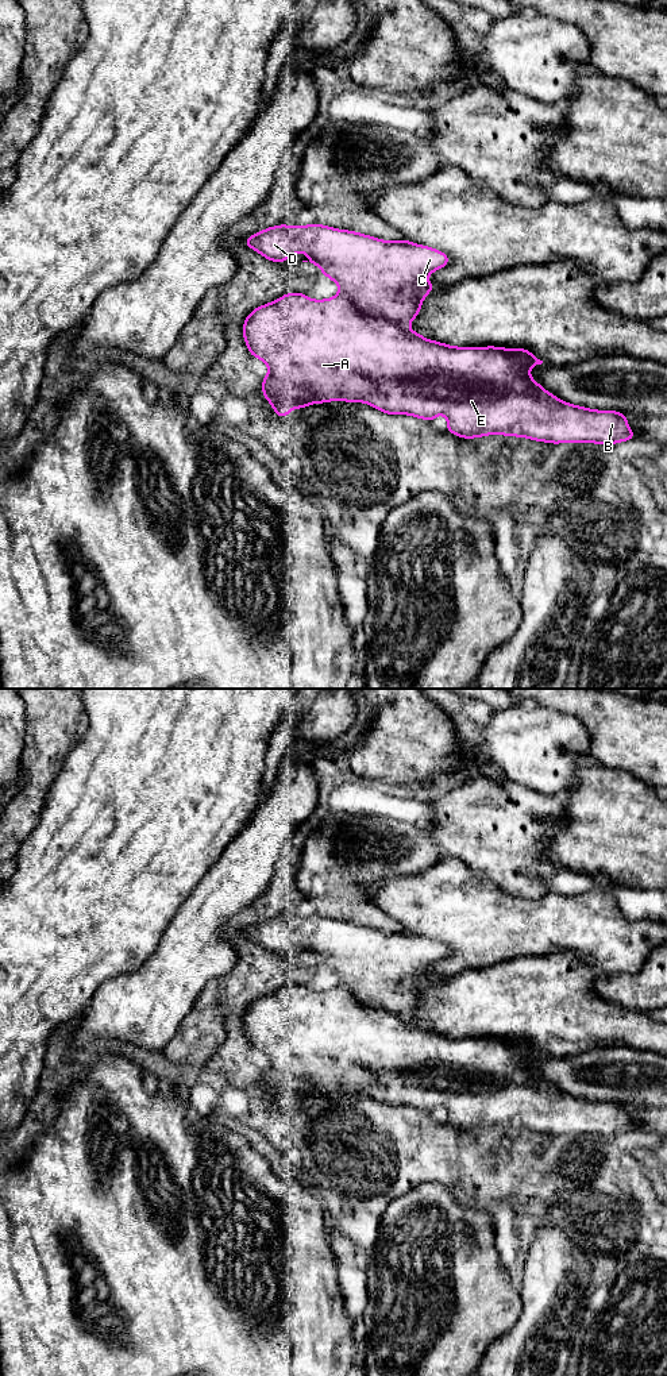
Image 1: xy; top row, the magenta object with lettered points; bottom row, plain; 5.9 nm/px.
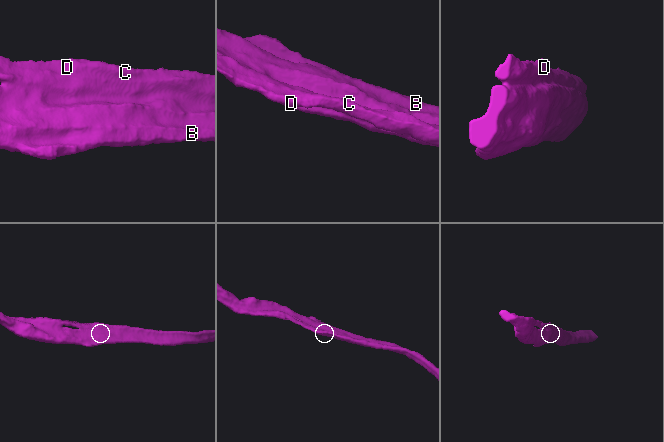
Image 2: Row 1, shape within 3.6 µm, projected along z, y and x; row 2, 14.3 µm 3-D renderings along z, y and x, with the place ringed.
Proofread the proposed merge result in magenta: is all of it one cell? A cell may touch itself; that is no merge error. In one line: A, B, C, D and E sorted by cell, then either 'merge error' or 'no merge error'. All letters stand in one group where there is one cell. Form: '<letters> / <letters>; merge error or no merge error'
A B C D E; no merge error

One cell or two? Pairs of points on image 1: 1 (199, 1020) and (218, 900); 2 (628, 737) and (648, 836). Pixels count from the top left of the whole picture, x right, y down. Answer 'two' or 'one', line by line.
1: two
2: two

